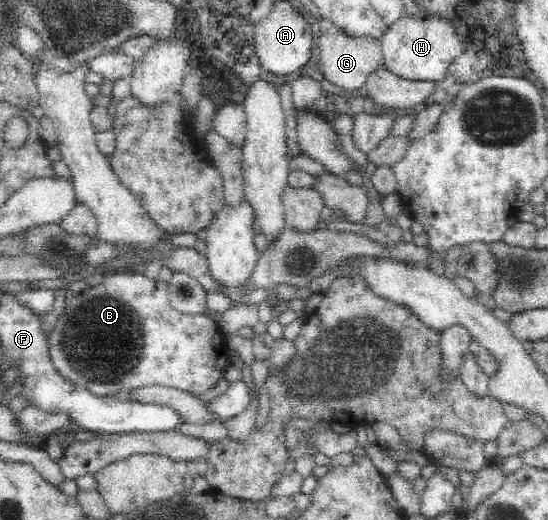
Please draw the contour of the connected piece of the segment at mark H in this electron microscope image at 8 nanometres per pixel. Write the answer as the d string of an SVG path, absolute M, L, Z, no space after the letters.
M404 16L398 23L387 27L380 37L382 65L392 75L409 81L441 81L447 75L447 67L461 53L461 40L453 26L441 19L418 19Z

